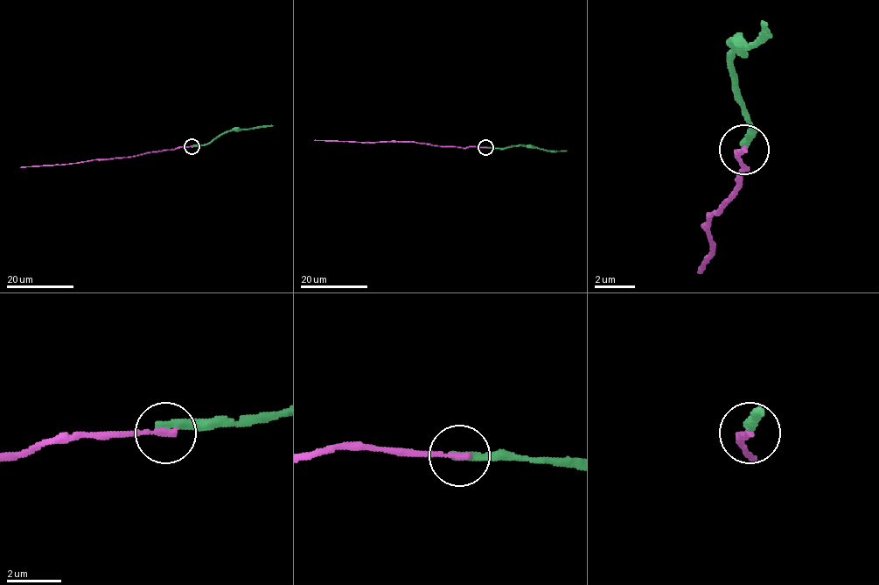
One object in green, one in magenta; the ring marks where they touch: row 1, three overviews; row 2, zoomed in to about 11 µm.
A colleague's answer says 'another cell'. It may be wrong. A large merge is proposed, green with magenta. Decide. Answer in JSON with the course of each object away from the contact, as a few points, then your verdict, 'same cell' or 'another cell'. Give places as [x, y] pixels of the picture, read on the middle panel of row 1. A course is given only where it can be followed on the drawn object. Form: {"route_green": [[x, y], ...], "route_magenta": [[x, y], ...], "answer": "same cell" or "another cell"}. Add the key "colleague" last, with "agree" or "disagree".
{"route_green": [[485, 148], [522, 145], [567, 151]], "route_magenta": [[485, 148], [446, 147], [415, 142], [314, 140]], "answer": "another cell", "colleague": "agree"}

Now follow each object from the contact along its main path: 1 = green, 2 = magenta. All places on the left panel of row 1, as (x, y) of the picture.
1: (191, 146), (210, 144), (228, 131), (273, 125)
2: (191, 146), (122, 158), (20, 167)

